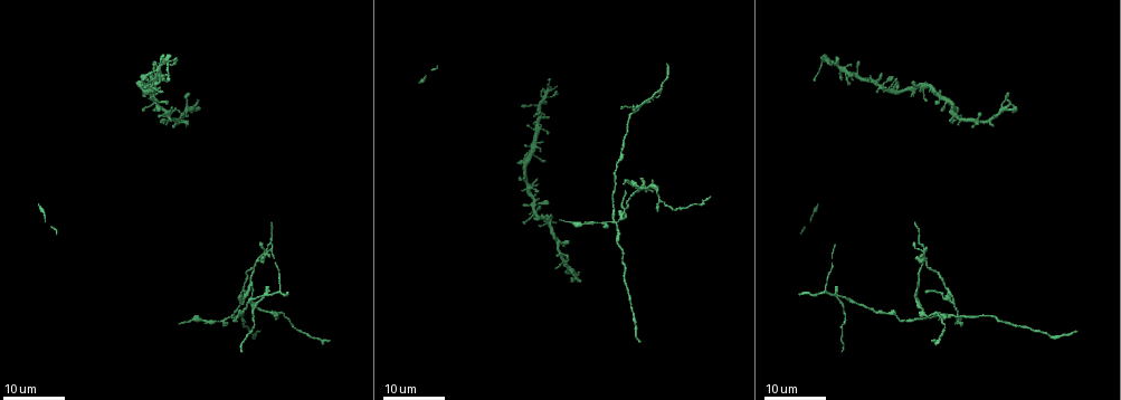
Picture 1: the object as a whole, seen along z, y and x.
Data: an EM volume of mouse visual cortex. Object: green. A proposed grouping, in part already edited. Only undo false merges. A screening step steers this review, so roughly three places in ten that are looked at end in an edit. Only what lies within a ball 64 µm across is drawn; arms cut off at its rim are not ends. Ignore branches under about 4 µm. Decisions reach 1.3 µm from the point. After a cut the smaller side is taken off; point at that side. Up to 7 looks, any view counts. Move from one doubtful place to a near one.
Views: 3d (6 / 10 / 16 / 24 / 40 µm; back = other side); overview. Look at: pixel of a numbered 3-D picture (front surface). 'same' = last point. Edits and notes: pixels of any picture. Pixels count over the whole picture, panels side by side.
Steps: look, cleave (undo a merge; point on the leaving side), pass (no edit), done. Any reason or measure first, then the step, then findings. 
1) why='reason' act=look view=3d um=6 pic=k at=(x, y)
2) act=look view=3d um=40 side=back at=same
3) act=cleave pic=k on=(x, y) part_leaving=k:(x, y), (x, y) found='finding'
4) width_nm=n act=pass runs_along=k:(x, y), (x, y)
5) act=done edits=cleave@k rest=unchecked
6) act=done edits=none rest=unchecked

why='looks like a crossing' act=look view=3d um=24 pic=1 at=(556, 242)

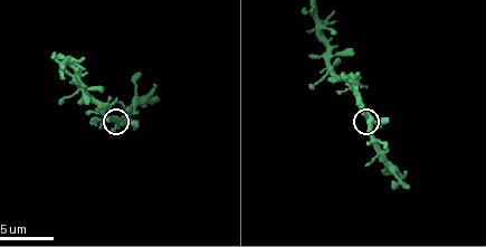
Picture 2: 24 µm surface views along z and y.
why='closer look' act=look view=3d um=6 pic=2 at=(119, 120)

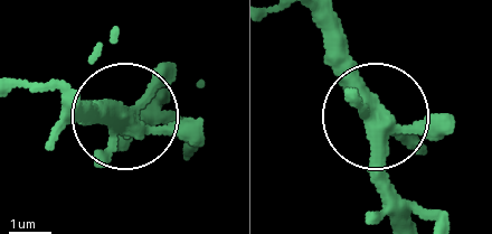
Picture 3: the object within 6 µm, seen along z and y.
side_arm_um=8 act=pass found='continuous, no second cell'

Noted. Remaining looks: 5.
why='two arms in line, one across' act=look view=3d um=16 pic=1 at=(641, 102)

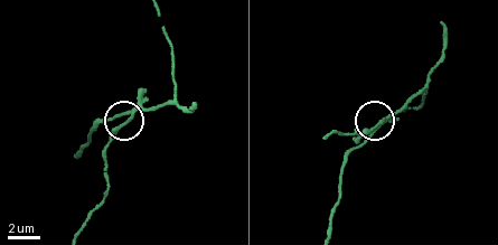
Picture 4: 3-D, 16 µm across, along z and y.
act=look view=3d um=6 pic=4 at=(379, 124)

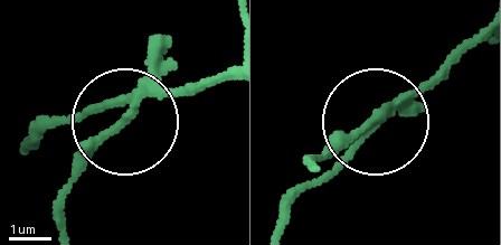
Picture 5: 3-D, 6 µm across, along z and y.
act=look view=3d um=6 side=back pic=5 at=(124, 124)

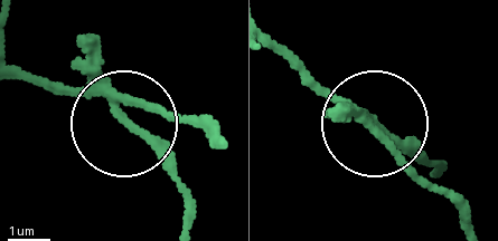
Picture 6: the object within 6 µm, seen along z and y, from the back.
width_nm=170 act=cleave pic=6 on=(147, 136) part_leaving=6:(106, 100), (178, 192), (181, 224) found='two cells meet here'

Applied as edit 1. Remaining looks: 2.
why='four or more arms meet' act=look view=3d um=24 pic=1 at=(618, 223)

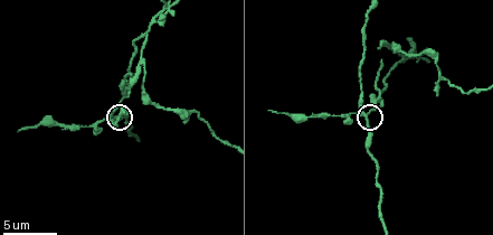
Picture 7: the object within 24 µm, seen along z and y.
why='closer look' act=look view=3d um=6 pic=7 at=(365, 114)

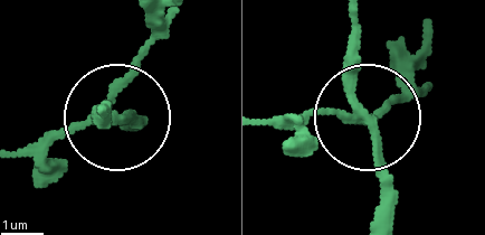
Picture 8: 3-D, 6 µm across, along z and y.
width_nm=200 act=cleave pic=8 on=(136, 58) found='a second cell is stuck on'

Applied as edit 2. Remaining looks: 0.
act=done edits=cleave@6,cleave@8 rest=unchecked

